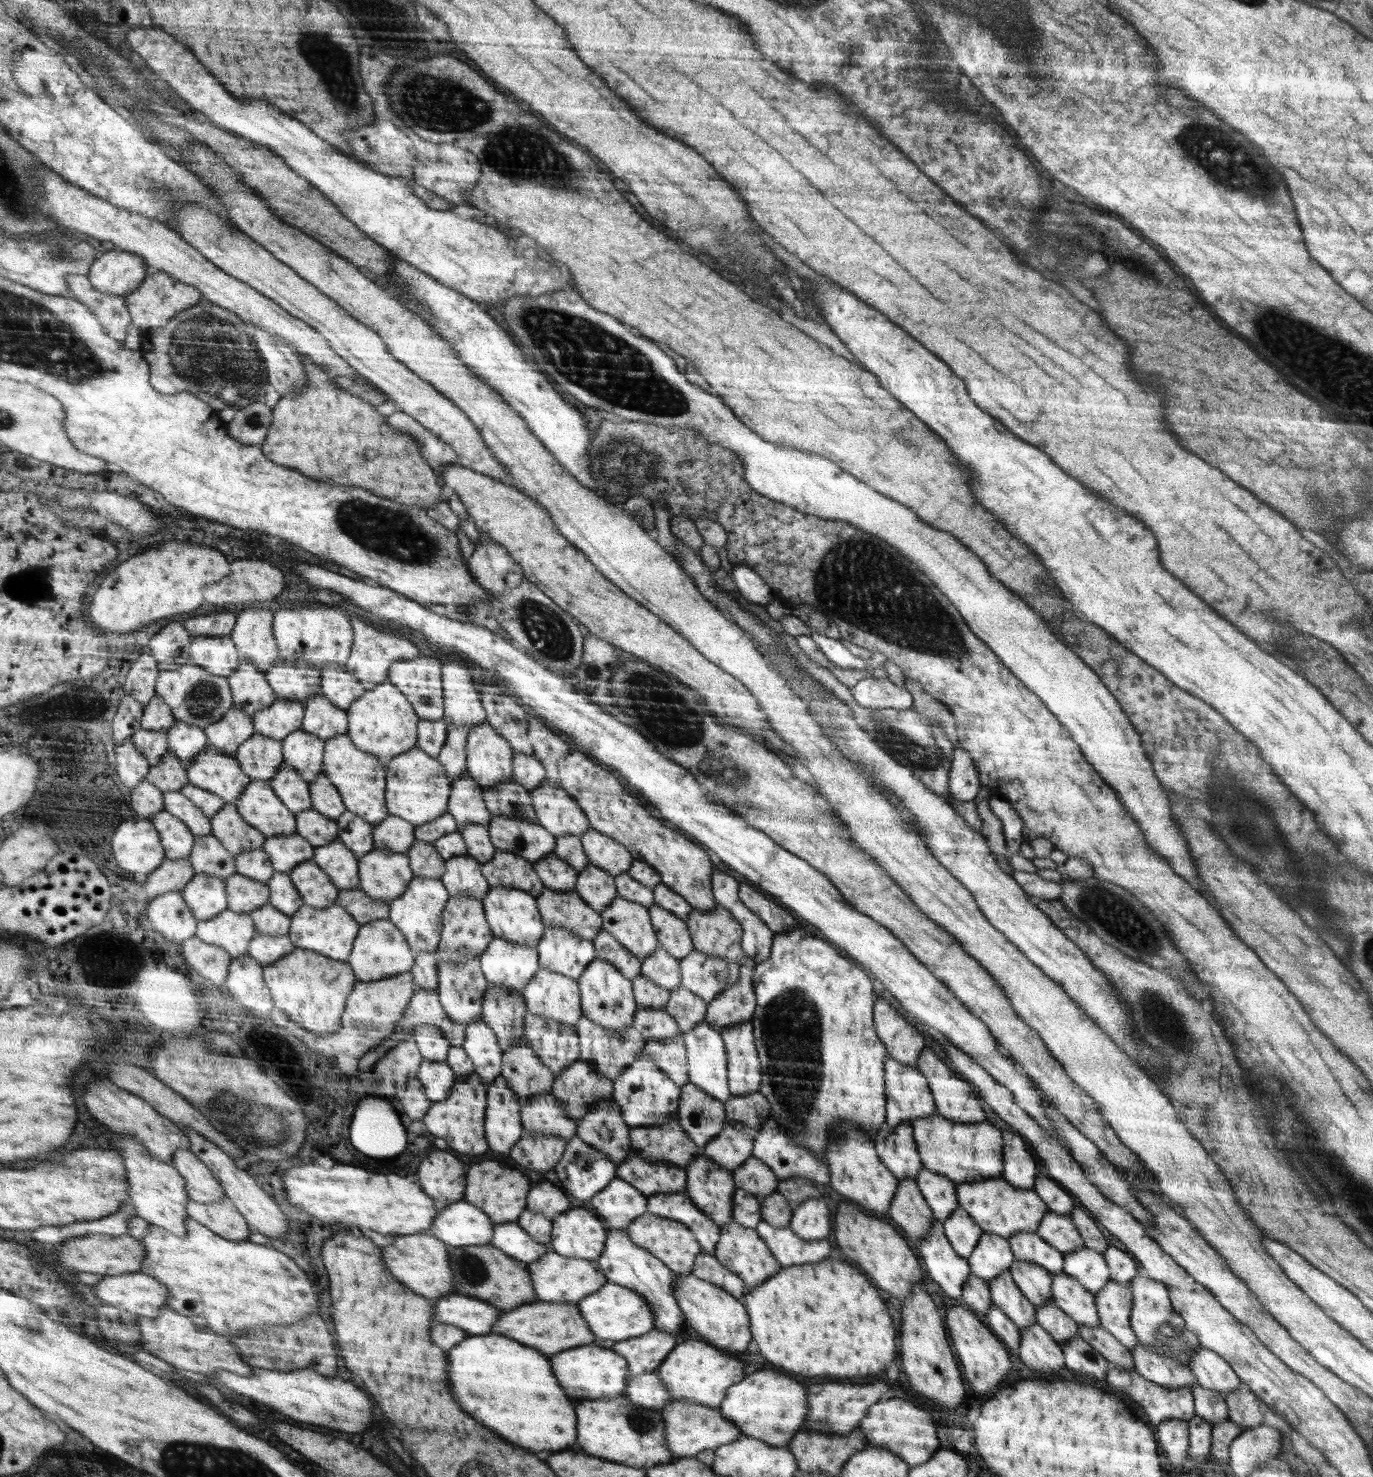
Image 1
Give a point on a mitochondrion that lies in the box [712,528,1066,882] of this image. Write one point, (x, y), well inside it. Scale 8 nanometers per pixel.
(854, 572)

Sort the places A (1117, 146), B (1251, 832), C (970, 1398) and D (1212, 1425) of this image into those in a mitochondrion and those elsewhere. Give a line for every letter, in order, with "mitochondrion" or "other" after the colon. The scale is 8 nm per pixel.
A: other
B: mitochondrion
C: other
D: other

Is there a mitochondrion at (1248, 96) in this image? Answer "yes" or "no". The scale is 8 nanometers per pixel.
no

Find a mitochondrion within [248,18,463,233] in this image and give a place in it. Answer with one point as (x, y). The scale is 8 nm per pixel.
(326, 58)

